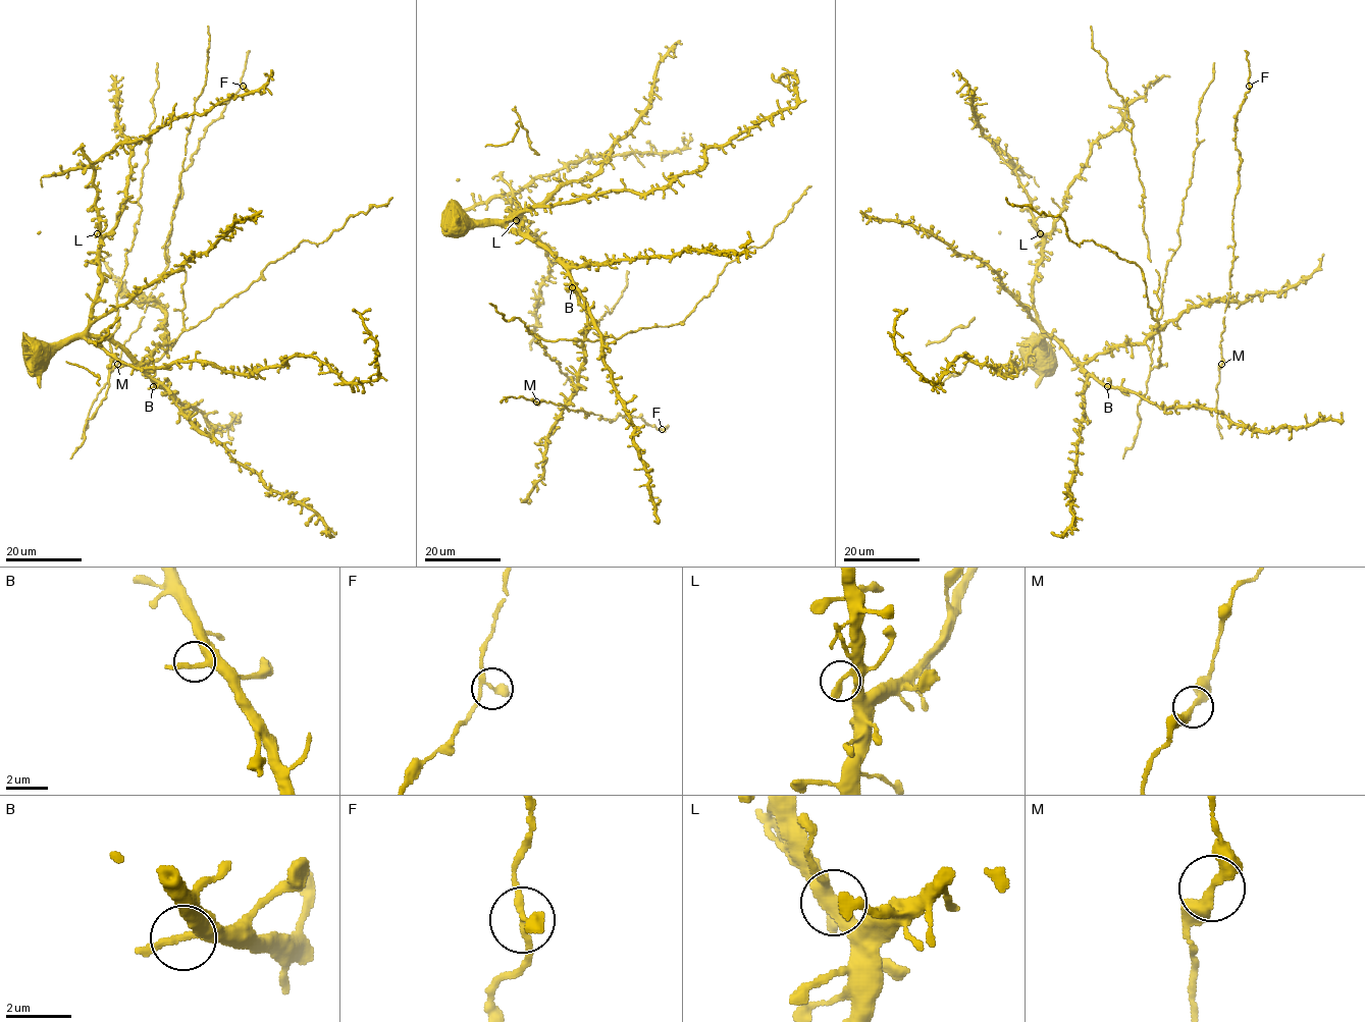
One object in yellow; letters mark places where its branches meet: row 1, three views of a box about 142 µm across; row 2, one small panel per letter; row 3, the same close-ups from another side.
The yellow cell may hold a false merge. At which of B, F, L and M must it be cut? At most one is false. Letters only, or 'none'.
none

